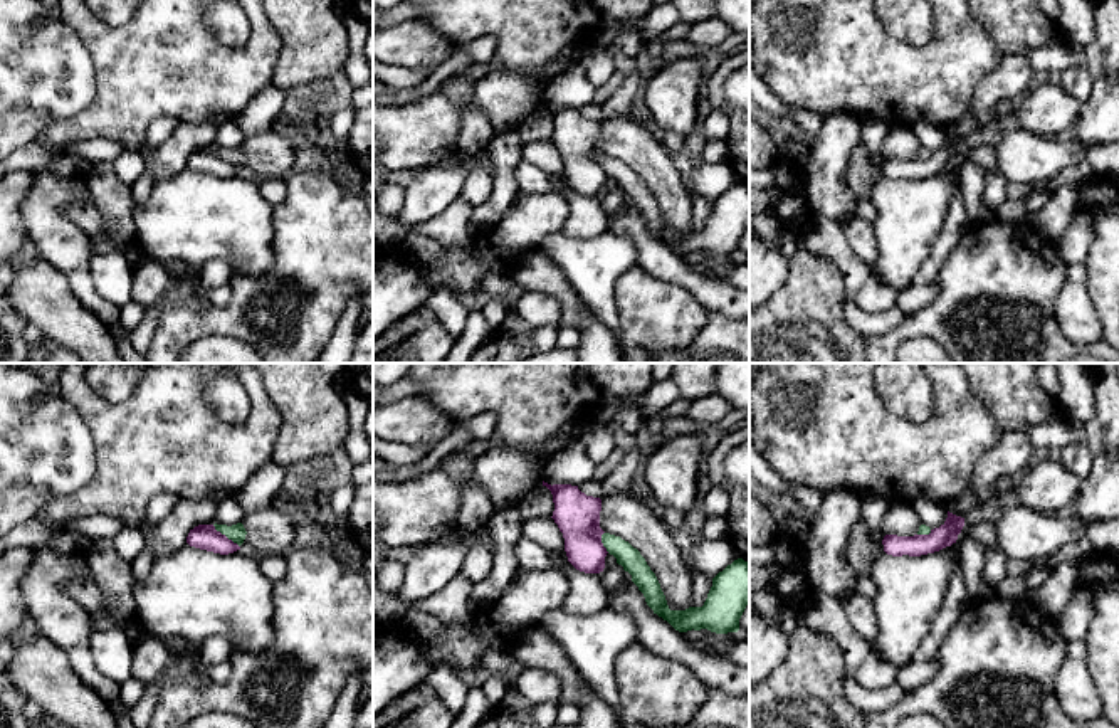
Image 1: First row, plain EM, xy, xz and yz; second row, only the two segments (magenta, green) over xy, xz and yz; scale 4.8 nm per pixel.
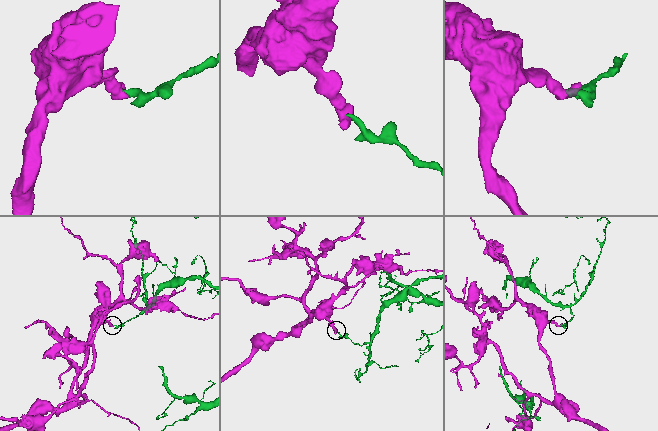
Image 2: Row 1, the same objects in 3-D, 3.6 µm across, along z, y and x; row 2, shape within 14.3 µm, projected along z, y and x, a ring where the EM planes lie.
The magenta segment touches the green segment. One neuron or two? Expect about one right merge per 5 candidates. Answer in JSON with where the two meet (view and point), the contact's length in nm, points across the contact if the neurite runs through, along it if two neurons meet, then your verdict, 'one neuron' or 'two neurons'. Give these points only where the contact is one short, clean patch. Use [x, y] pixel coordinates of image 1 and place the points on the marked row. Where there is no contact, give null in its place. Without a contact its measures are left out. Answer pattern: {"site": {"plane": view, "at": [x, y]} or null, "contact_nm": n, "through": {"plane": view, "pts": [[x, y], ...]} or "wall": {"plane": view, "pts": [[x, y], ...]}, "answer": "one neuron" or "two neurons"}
{"site": {"plane": "xy", "at": [224, 535]}, "contact_nm": 170, "wall": {"plane": "xy", "pts": [[212, 525], [239, 547]]}, "answer": "two neurons"}

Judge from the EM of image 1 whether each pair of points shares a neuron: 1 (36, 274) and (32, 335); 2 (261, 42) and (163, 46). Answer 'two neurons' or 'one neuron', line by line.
1: two neurons
2: one neuron

